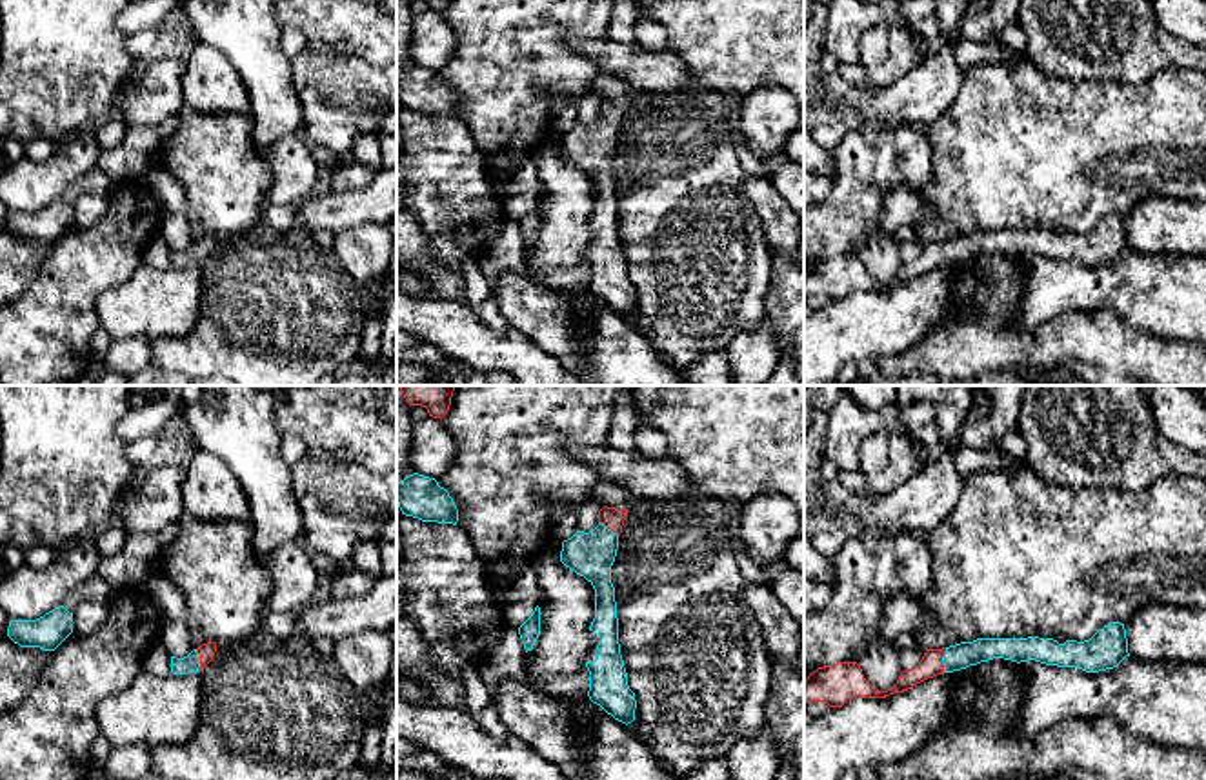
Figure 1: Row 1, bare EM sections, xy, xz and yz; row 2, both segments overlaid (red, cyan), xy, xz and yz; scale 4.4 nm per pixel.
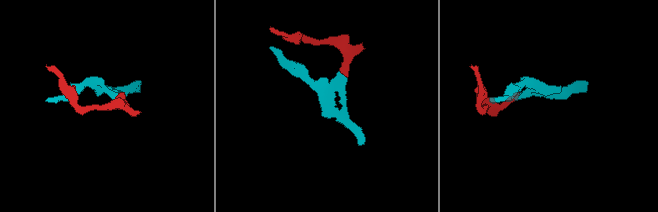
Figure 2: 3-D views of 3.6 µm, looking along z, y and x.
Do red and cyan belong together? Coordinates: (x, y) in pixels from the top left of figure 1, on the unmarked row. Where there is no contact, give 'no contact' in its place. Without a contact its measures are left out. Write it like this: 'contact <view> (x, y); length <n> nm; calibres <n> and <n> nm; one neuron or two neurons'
contact yz (941, 253); length 110 nm; calibres 100 and 120 nm; one neuron

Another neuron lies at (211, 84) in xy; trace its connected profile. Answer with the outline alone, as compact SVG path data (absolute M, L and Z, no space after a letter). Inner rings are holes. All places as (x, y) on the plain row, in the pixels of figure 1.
M196 42L182 76L184 105L198 113L251 113L247 89L226 55Z

